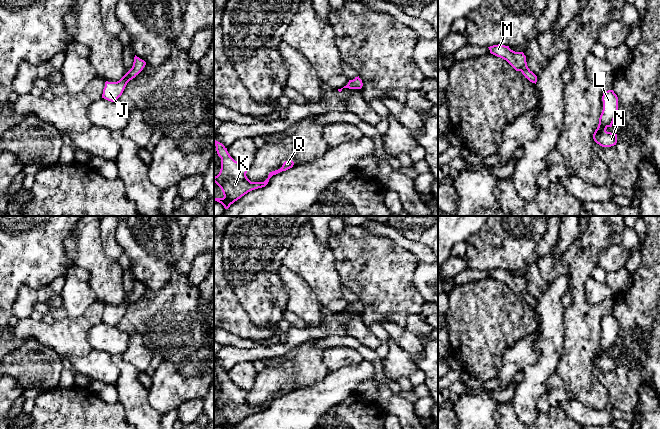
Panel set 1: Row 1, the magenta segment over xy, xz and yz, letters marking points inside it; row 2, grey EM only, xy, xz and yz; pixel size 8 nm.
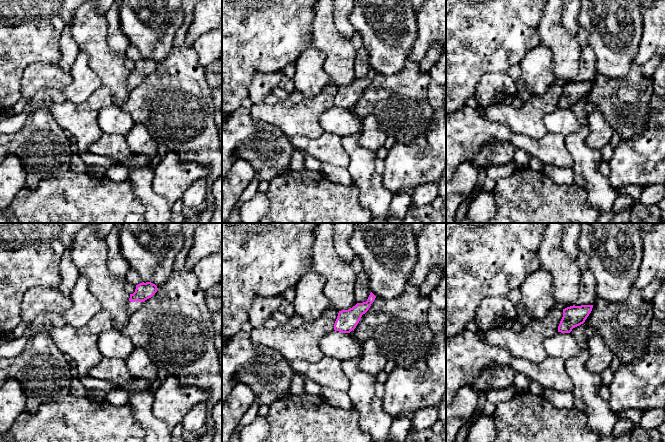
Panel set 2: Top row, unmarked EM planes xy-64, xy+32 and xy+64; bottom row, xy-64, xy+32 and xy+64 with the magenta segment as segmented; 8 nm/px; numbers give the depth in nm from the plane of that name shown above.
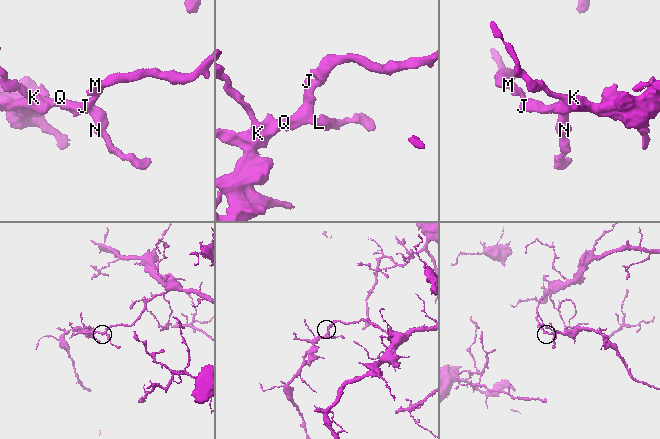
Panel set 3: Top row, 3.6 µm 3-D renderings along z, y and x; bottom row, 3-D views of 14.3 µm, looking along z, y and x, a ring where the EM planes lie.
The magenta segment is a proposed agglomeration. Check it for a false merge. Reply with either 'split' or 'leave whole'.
leave whole

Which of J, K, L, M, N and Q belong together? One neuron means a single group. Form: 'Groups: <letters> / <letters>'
Groups: J K L M N Q

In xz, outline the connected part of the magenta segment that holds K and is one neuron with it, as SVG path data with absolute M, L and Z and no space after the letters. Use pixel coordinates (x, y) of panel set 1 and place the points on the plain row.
M215 364L215 370L221 382L221 393L214 401L214 406L221 412L224 421L214 422L214 425L222 429L231 429L248 416L265 411L273 399L286 395L294 389L292 384L285 385L280 393L270 396L264 406L251 406L246 400L248 391L235 385L222 367Z

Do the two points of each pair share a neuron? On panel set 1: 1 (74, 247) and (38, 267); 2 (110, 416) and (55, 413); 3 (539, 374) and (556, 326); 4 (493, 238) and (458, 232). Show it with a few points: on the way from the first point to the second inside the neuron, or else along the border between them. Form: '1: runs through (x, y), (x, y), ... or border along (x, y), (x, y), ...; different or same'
1: border along (73, 230), (65, 241), (73, 264), (64, 273); different
2: runs through (96, 416), (69, 416); same
3: runs through (548, 362), (550, 338); same
4: border along (483, 226), (466, 241); different

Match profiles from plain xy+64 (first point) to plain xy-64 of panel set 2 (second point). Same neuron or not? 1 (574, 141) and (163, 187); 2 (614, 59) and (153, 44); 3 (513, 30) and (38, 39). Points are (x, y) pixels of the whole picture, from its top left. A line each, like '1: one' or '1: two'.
1: two
2: one
3: one

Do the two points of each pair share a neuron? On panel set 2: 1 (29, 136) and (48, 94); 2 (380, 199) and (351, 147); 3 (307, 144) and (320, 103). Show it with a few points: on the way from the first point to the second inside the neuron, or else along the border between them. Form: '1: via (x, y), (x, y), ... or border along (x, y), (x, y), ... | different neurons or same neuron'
1: via (39, 126), (42, 104) | same neuron
2: via (368, 186), (361, 168), (361, 160) | same neuron
3: border along (324, 132), (315, 138), (289, 137) | different neurons

